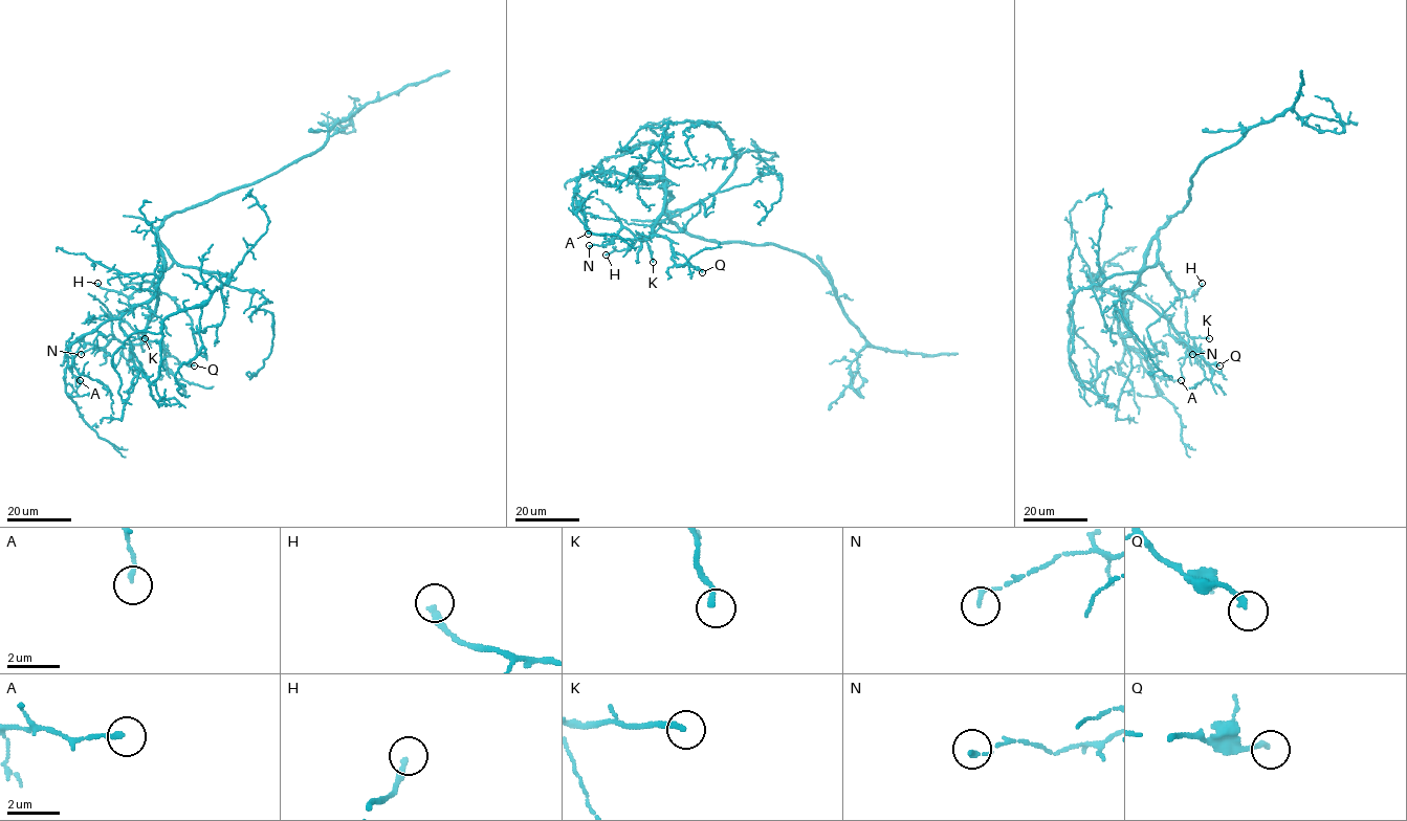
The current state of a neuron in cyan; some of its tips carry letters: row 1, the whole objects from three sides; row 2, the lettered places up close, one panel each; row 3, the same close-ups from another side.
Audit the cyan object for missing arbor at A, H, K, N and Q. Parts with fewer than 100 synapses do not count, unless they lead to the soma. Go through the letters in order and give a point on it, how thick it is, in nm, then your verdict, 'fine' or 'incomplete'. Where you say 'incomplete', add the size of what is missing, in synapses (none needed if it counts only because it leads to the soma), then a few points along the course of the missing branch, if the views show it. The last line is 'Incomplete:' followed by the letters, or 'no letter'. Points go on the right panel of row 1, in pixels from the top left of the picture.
A: place (1181, 380); calibre 150 nm; fine
H: place (1202, 283); calibre 260 nm; fine
K: place (1209, 338); calibre 190 nm; fine
N: place (1192, 354); calibre 170 nm; fine
Q: place (1219, 365); calibre 190 nm; fine
Incomplete: no letter

